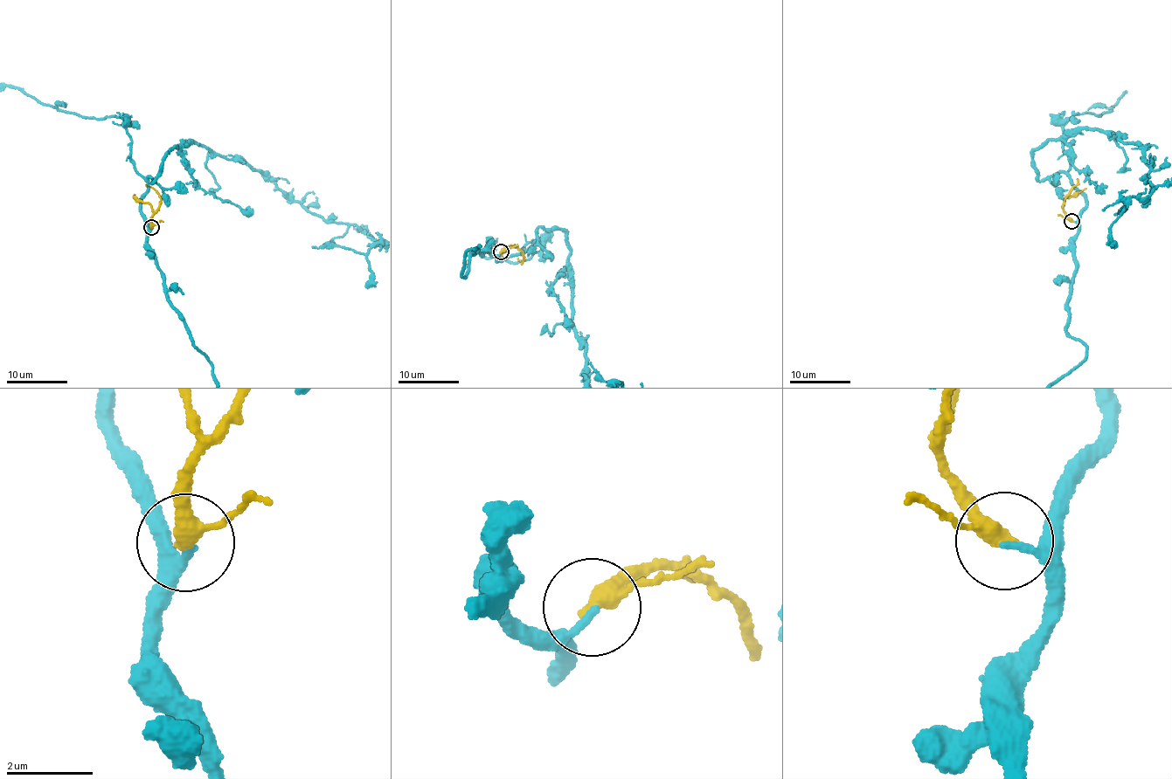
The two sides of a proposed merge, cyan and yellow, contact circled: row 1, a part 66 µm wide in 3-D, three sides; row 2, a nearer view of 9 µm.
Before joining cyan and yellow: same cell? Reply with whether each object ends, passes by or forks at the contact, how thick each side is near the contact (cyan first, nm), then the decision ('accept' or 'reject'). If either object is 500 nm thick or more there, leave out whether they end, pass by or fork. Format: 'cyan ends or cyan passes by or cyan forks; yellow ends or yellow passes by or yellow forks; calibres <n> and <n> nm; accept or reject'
cyan ends; yellow passes by; calibres 150 and 320 nm; reject

